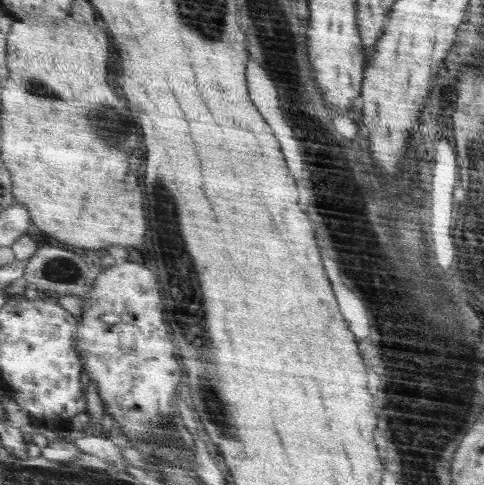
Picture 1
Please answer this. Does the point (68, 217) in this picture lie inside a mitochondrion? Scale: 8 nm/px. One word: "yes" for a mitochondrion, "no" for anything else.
no

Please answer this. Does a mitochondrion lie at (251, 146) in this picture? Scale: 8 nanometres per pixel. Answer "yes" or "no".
no

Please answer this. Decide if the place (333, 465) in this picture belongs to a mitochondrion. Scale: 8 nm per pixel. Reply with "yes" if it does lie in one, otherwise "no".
no

